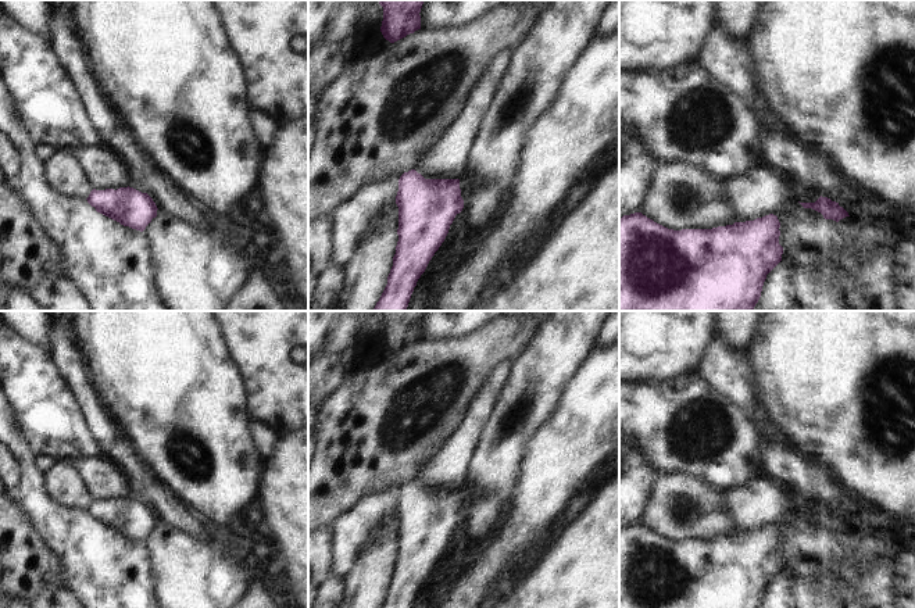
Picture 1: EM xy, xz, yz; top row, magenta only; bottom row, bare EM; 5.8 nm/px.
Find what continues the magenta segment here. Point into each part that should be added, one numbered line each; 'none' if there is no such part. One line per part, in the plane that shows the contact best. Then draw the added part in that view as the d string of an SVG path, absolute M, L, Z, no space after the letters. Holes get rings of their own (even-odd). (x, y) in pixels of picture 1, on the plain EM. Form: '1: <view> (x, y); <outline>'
none

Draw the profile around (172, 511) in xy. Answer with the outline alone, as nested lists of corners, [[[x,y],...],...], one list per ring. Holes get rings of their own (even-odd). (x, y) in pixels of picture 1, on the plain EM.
[[[51,319],[47,344],[101,457],[112,462],[125,476],[129,498],[147,504],[158,521],[197,540],[204,540],[210,527],[157,480],[150,466],[136,455],[129,440],[121,433],[119,425],[89,380],[86,360],[72,332],[60,329]]]

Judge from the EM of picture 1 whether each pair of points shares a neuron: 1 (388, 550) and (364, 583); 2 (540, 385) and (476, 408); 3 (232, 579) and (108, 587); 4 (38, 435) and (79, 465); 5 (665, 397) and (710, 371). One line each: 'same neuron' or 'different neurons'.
1: same neuron
2: different neurons
3: different neurons
4: different neurons
5: different neurons

